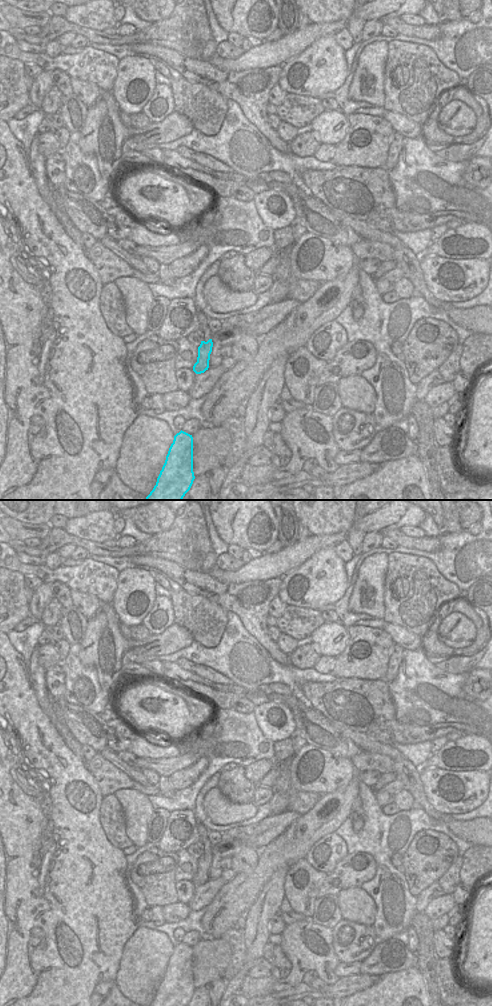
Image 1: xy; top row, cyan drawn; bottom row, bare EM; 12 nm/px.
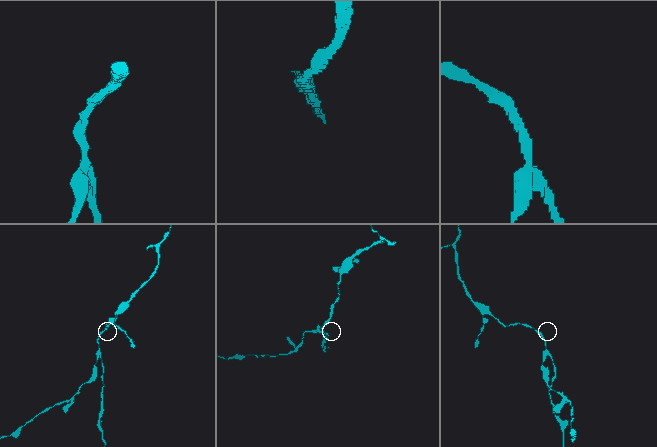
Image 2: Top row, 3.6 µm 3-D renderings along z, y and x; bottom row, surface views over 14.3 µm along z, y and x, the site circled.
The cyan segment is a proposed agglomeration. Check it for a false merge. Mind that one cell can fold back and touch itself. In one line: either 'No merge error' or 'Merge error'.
Merge error.

